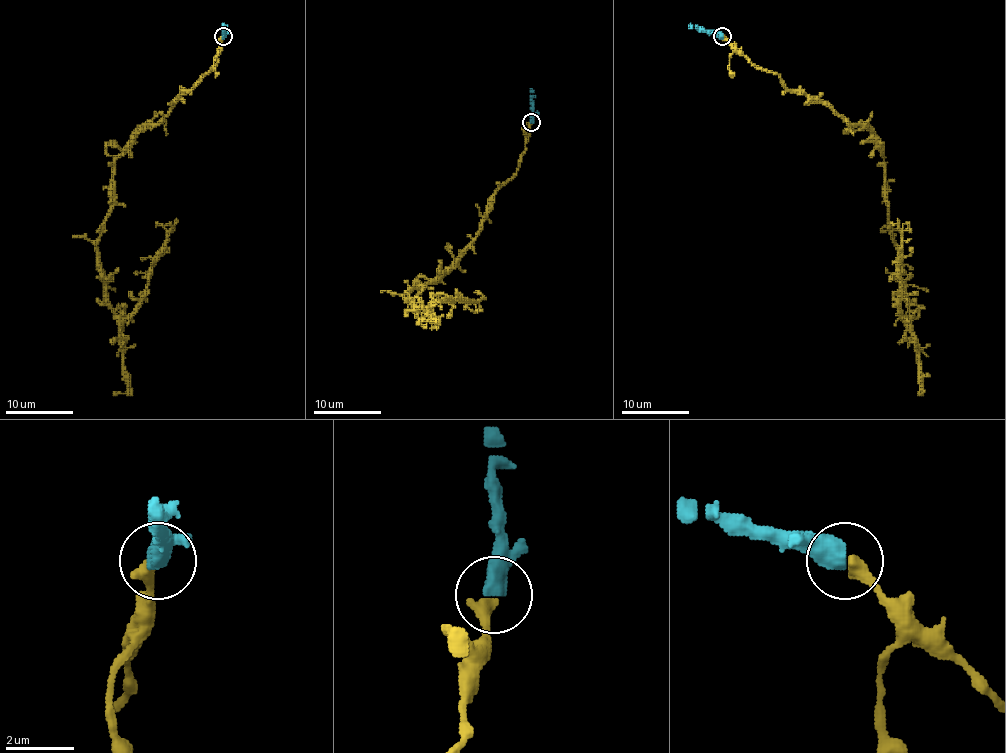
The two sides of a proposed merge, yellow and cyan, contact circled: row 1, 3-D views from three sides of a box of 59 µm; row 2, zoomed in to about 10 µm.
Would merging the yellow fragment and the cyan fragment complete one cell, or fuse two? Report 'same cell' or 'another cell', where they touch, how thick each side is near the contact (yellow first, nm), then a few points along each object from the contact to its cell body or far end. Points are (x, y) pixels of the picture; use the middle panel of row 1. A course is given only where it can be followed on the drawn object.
same cell; at (531, 122); 440 nm thick on the yellow side, 650 nm on the other; yellow runs (532, 122), (516, 175), (496, 192), (474, 243), (443, 274), (404, 296), (425, 309), (482, 296), (474, 292); cyan runs (532, 122), (532, 88)

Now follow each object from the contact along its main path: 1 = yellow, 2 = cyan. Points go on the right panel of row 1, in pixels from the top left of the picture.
1: (722, 37), (792, 91), (818, 96), (874, 135), (884, 159), (904, 315), (901, 229), (892, 224)
2: (722, 37), (702, 32), (695, 25), (688, 28)

